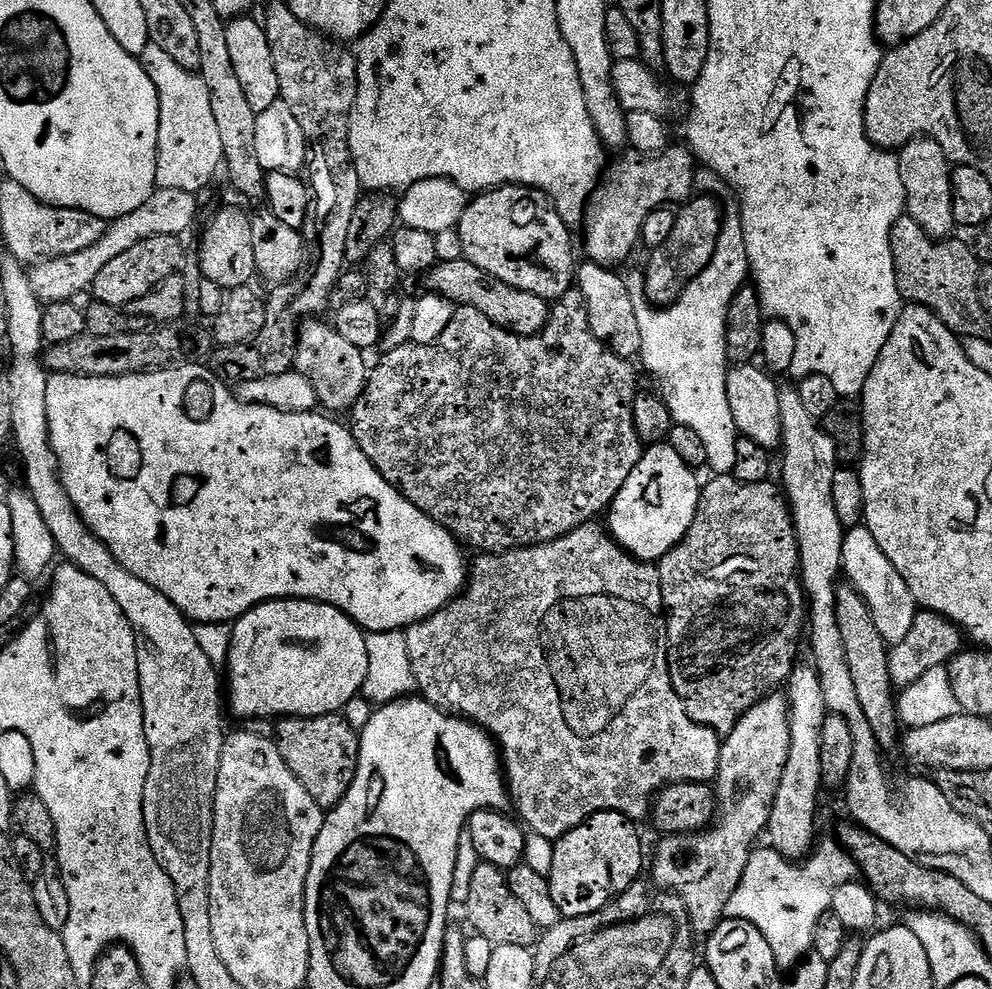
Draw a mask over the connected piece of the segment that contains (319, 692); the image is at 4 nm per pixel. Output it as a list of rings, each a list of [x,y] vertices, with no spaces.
[[[270,600],[266,604],[259,604],[256,608],[249,610],[245,616],[235,621],[232,628],[232,638],[228,642],[228,653],[226,655],[226,667],[228,666],[228,700],[232,703],[232,712],[241,716],[244,720],[268,720],[271,716],[279,718],[307,718],[309,716],[330,716],[343,713],[344,708],[351,699],[361,695],[364,678],[367,672],[365,633],[353,623],[351,619],[344,616],[336,609],[328,605],[321,605],[305,600]]]

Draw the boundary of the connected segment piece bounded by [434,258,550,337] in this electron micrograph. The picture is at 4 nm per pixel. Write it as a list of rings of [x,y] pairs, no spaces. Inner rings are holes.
[[[463,258],[437,263],[434,272],[444,276],[442,292],[448,300],[457,305],[468,303],[470,307],[477,308],[493,324],[493,329],[524,337],[537,336],[546,326],[550,308],[542,298],[519,292],[516,288],[507,288],[504,284],[498,284],[485,278],[473,264]]]

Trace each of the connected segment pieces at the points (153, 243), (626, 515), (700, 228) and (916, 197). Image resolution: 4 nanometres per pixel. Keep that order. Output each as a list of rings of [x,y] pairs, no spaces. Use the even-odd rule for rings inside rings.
[[[175,236],[146,238],[146,242],[138,242],[132,249],[118,254],[118,258],[106,262],[106,266],[98,270],[98,278],[94,278],[90,296],[98,303],[116,310],[123,310],[127,304],[138,298],[146,298],[146,294],[150,294],[154,286],[166,282],[166,278],[177,275],[176,263],[180,260],[180,242]]]
[[[661,442],[649,447],[647,451],[645,456],[643,453],[637,459],[630,478],[626,478],[622,490],[618,490],[613,498],[606,519],[612,523],[611,535],[627,555],[640,562],[658,562],[688,533],[700,504],[702,484],[696,481],[694,473],[688,472],[689,467],[678,459],[676,452],[667,443]]]
[[[697,195],[676,212],[674,230],[666,237],[662,246],[647,253],[648,265],[644,268],[644,296],[649,305],[662,309],[675,304],[692,280],[712,260],[716,253],[716,238],[720,235],[721,221],[716,221],[716,204],[708,196]]]
[[[928,138],[909,140],[903,148],[899,149],[897,160],[894,160],[896,174],[900,178],[900,187],[903,189],[906,215],[932,238],[944,238],[948,231],[954,228],[952,223],[952,195],[946,187],[946,157],[935,143]]]

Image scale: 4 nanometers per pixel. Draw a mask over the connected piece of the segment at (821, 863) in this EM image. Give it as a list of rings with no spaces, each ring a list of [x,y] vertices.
[[[815,852],[803,862],[789,862],[771,855],[753,855],[724,907],[723,915],[727,919],[739,920],[759,932],[775,967],[777,964],[780,970],[787,970],[805,959],[816,928],[829,911],[832,893],[842,884],[840,863],[846,860],[845,855],[842,852]]]

